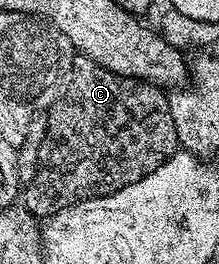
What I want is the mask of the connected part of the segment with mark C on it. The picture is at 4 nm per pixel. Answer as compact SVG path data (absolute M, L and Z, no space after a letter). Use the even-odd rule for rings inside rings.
M81 56L75 57L62 93L45 111L44 118L46 135L38 150L38 167L31 178L29 175L24 190L24 205L39 220L45 220L78 202L115 194L128 184L136 184L136 180L156 172L156 168L160 168L160 164L164 164L179 149L170 99L163 87L143 82L140 78L108 72L108 68L100 68L100 64Z

